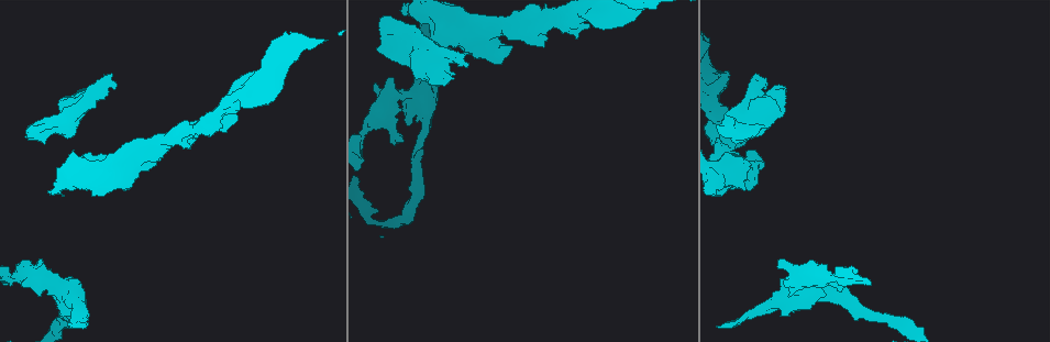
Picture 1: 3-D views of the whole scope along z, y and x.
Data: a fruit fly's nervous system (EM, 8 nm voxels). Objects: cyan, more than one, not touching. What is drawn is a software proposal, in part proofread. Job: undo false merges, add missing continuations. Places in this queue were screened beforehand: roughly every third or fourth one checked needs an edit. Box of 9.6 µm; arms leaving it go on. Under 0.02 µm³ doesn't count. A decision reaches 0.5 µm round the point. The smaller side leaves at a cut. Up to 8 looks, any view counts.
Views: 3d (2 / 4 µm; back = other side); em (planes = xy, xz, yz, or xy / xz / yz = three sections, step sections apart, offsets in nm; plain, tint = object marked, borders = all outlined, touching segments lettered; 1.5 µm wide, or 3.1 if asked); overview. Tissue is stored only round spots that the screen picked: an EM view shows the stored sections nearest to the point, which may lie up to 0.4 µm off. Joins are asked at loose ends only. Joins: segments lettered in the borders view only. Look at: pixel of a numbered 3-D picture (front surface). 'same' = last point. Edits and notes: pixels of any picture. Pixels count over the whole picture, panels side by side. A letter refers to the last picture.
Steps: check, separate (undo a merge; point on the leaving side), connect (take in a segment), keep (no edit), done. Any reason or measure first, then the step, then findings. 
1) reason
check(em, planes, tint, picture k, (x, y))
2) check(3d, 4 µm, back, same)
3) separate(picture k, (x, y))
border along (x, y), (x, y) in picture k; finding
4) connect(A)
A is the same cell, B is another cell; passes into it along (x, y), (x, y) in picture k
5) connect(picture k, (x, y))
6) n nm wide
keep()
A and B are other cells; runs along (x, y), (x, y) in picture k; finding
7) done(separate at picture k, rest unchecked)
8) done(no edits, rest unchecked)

branch stops here
check(em, planes, borders, picture 1, (604, 29))

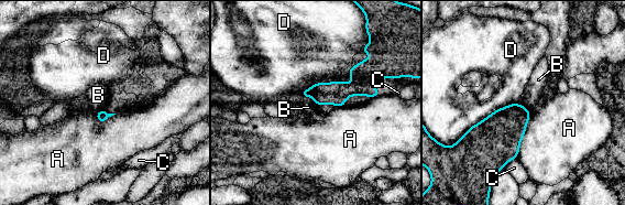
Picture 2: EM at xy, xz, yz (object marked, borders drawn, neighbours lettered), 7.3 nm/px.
keep()
A, B, C and D are other cells; runs along (372, 72), (353, 88), (305, 94) in picture 2; no lettered segment goes on from it

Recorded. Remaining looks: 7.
thick end
check(3d, 4 µm, back, picture 1, (384, 16))

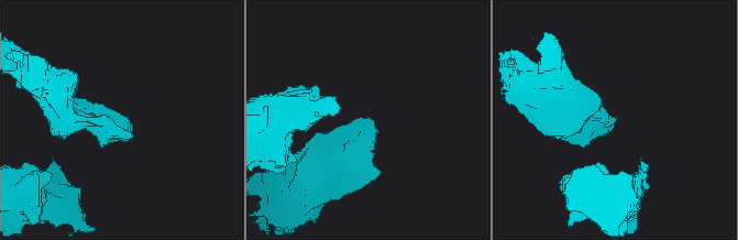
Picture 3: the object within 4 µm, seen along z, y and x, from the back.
check(em, yz, step 8, borders, picture 3, (615, 118))

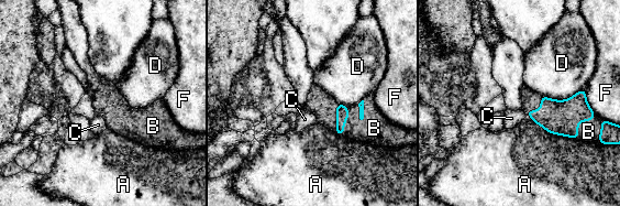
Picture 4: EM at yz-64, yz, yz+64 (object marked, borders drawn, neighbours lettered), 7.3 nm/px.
cut it another way
check(em, xy, step 8, borders, same)

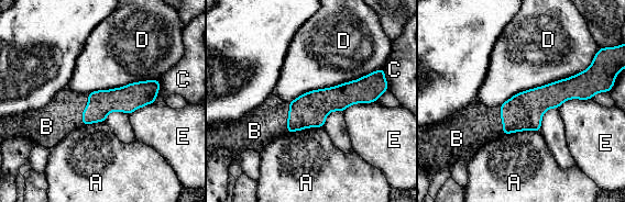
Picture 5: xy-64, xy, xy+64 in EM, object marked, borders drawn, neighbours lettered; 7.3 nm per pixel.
connect(B)
B is the same cell, A, C, D and E are other cells; the cell continues

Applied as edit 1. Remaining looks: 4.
an open end
check(em, yz, step 8, tint, picture 1, (64, 316))

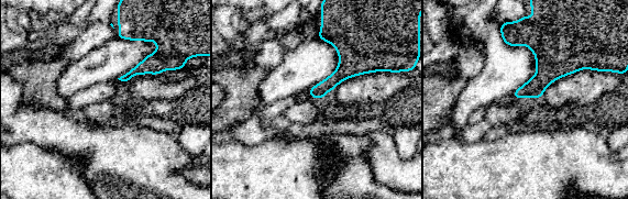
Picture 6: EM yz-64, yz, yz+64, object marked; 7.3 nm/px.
cut it another way
check(em, planes, borders, same)

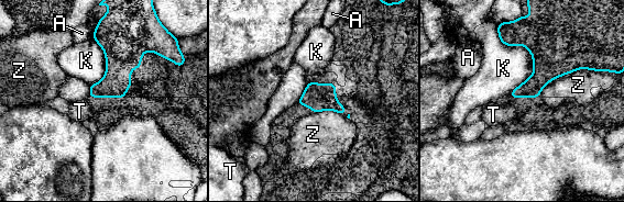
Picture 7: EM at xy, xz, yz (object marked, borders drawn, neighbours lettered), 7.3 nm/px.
K touches over 500 nm
keep()
A, K, T and Z are other cells; none of them fits

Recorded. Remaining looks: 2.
done(connect at picture 5, rest unchecked)

